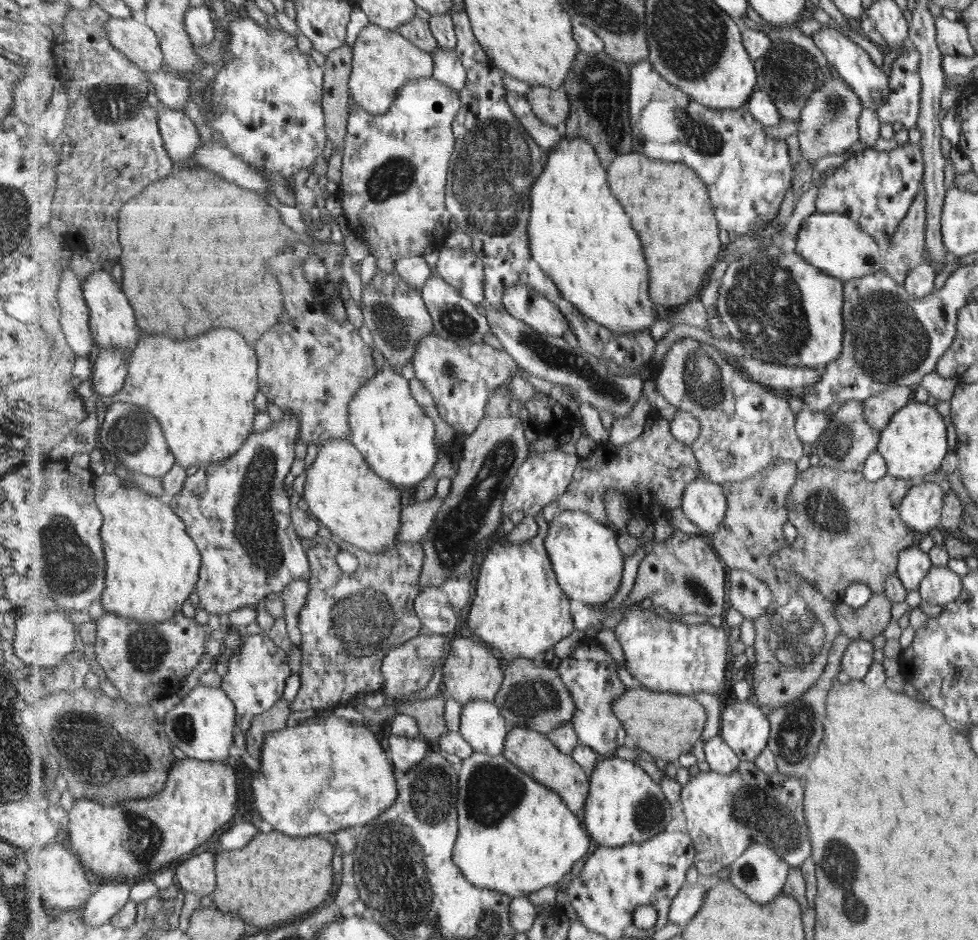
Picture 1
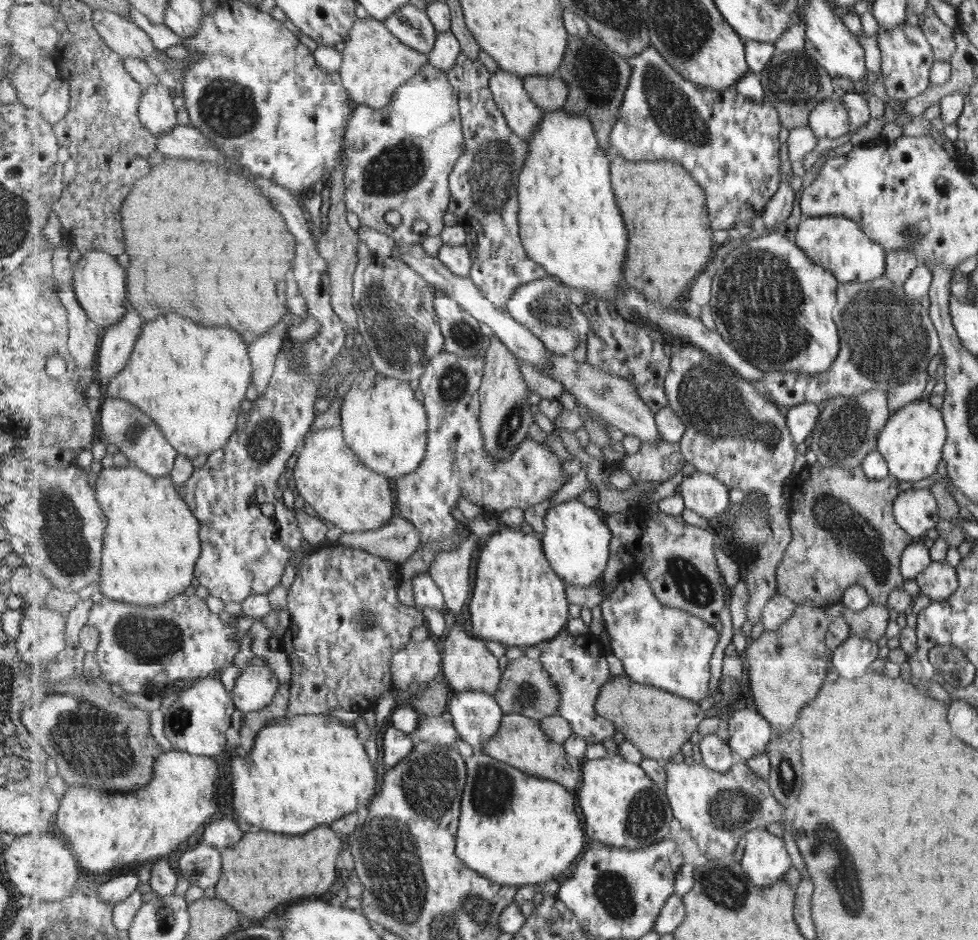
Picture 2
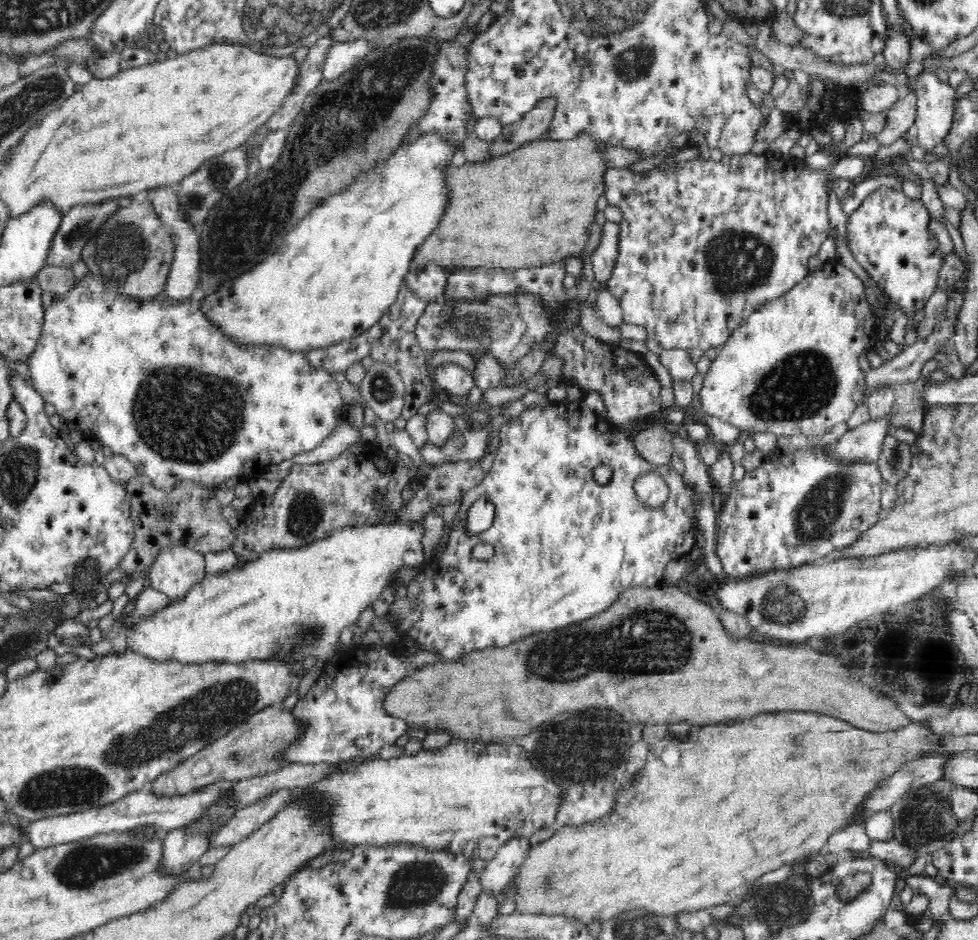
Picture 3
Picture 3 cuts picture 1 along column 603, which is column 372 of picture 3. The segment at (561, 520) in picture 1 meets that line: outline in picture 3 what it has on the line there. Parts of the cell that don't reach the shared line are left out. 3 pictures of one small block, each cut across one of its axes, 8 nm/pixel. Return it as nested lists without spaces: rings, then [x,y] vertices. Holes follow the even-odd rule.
[[[399,517],[387,518],[384,521],[373,524],[363,524],[360,526],[344,526],[332,531],[327,538],[312,542],[308,546],[300,549],[274,549],[257,556],[253,561],[248,561],[241,567],[236,566],[224,574],[210,576],[206,574],[204,580],[199,585],[194,585],[191,591],[181,599],[167,606],[164,610],[158,611],[154,616],[144,619],[135,627],[126,632],[126,643],[129,648],[149,656],[154,660],[177,660],[178,662],[244,662],[244,660],[268,660],[268,658],[279,658],[286,662],[302,662],[306,658],[313,656],[316,661],[327,662],[336,655],[335,646],[339,642],[341,631],[359,618],[360,613],[372,606],[372,602],[380,596],[380,592],[390,586],[392,578],[396,576],[400,568],[414,568],[423,566],[425,563],[424,550],[422,549],[422,538],[424,538],[423,520],[401,520]]]

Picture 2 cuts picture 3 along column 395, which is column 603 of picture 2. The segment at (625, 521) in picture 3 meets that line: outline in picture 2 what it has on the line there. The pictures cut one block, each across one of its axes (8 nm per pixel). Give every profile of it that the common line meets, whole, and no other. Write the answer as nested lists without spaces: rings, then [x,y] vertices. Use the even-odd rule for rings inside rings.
[[[631,569],[623,576],[622,582],[600,603],[605,630],[609,635],[613,654],[622,661],[623,671],[635,682],[657,686],[667,692],[691,699],[705,705],[711,700],[709,682],[711,682],[711,658],[719,642],[719,632],[711,623],[699,616],[664,605],[644,574]]]

